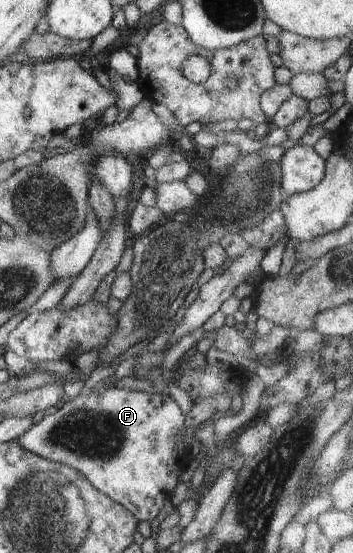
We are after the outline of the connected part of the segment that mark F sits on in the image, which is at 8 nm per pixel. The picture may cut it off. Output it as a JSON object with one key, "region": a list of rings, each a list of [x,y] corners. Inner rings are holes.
{"region":[[[99,385],[90,393],[66,398],[62,407],[54,408],[50,414],[45,412],[17,440],[28,452],[84,474],[100,493],[129,509],[138,523],[151,522],[164,507],[166,499],[173,496],[180,474],[193,460],[192,453],[184,444],[185,419],[185,413],[169,395],[115,387],[102,388]]]}

